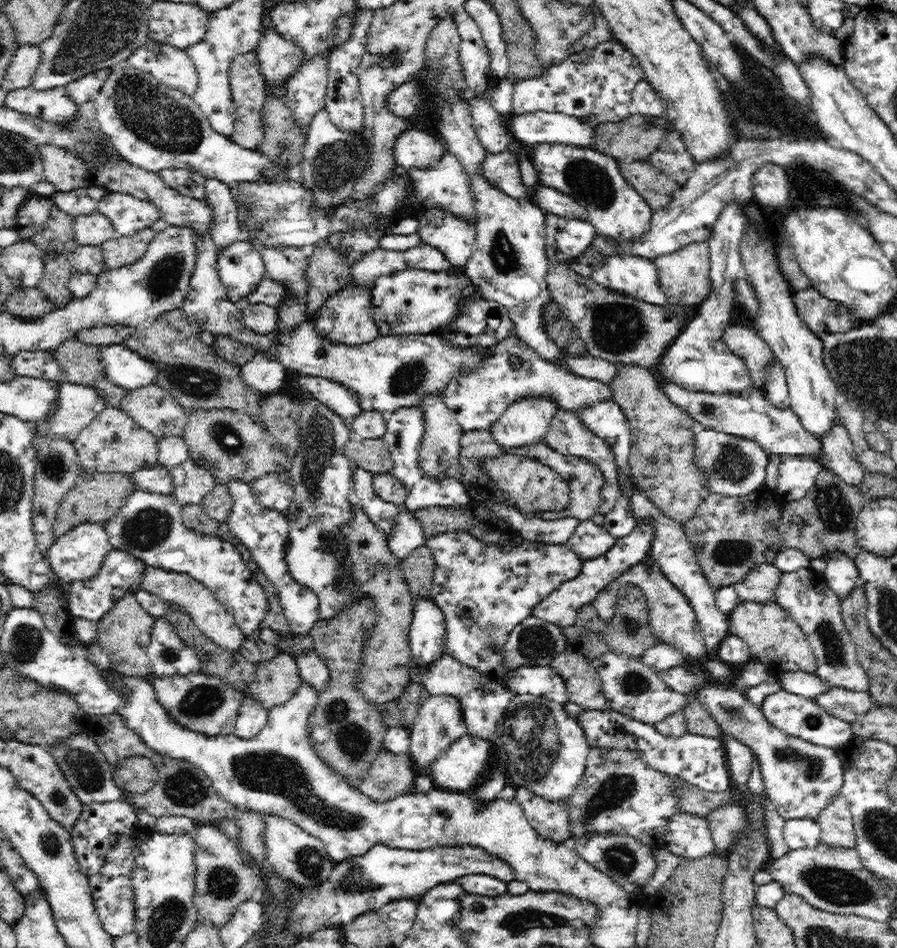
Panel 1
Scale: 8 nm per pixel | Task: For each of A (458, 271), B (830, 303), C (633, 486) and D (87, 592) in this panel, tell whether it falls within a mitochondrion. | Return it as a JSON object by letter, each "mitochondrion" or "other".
{"A":"other","B":"other","C":"other","D":"other"}

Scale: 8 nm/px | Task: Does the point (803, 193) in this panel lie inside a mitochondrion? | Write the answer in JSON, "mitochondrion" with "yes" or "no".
{"mitochondrion":"no"}

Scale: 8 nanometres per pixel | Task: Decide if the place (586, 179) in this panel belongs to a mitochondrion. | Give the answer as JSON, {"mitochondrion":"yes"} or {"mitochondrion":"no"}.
{"mitochondrion":"yes"}

